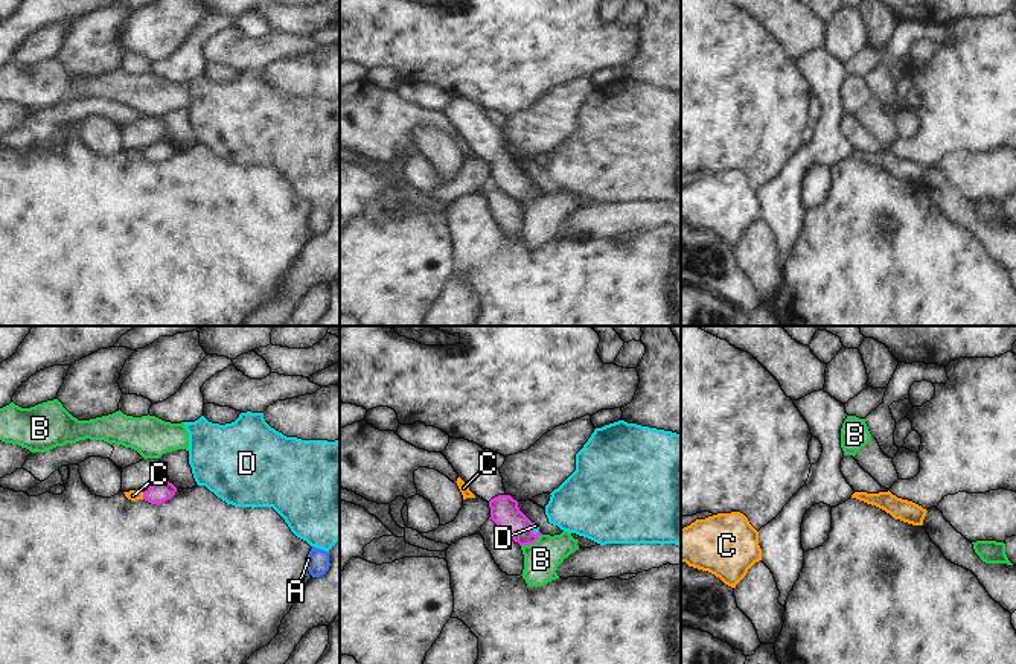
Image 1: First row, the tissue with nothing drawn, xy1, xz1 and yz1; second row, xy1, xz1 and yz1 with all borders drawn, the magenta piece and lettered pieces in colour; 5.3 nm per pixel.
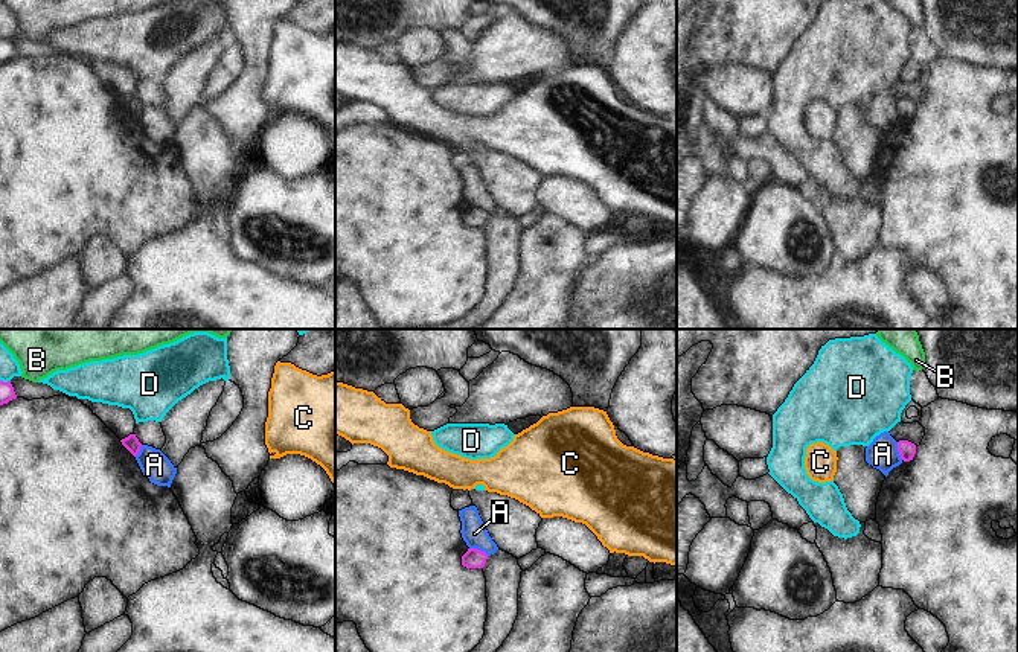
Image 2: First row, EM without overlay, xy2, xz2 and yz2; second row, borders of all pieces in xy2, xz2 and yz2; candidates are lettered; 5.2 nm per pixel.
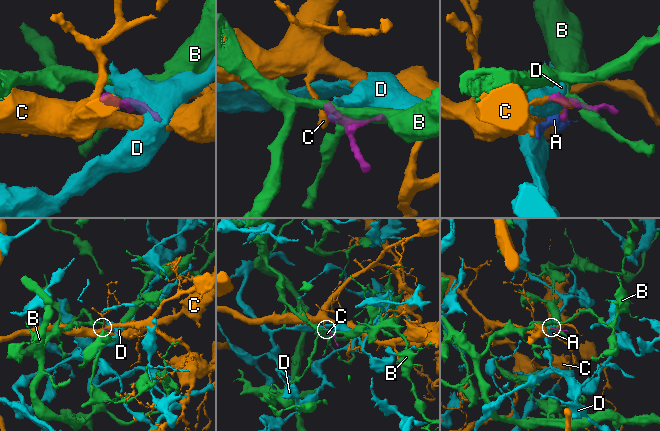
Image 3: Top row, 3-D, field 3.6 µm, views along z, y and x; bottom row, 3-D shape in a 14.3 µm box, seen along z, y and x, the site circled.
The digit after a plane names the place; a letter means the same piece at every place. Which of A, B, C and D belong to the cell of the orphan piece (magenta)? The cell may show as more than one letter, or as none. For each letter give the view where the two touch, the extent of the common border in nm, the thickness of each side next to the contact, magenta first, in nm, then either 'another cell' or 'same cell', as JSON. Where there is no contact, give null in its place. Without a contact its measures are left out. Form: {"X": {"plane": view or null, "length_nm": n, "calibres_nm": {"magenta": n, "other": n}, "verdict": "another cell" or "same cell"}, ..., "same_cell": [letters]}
{"A": {"plane": "xz2", "length_nm": 110, "calibres_nm": {"magenta": 100, "other": 140}, "verdict": "another cell"}, "B": {"plane": "xz1", "length_nm": 130, "calibres_nm": {"magenta": 160, "other": 190}, "verdict": "another cell"}, "C": {"plane": "xy1", "length_nm": 40, "calibres_nm": {"magenta": 110, "other": 60}, "verdict": "another cell"}, "D": {"plane": "xz1", "length_nm": 70, "calibres_nm": {"magenta": 160, "other": 40}, "verdict": "another cell"}, "same_cell": []}

